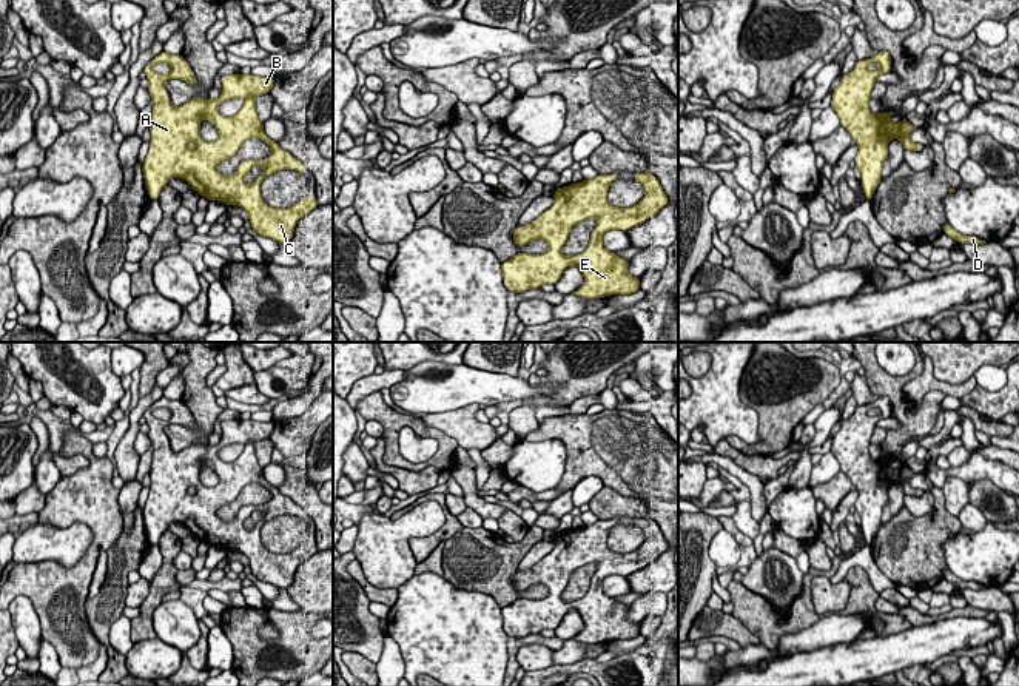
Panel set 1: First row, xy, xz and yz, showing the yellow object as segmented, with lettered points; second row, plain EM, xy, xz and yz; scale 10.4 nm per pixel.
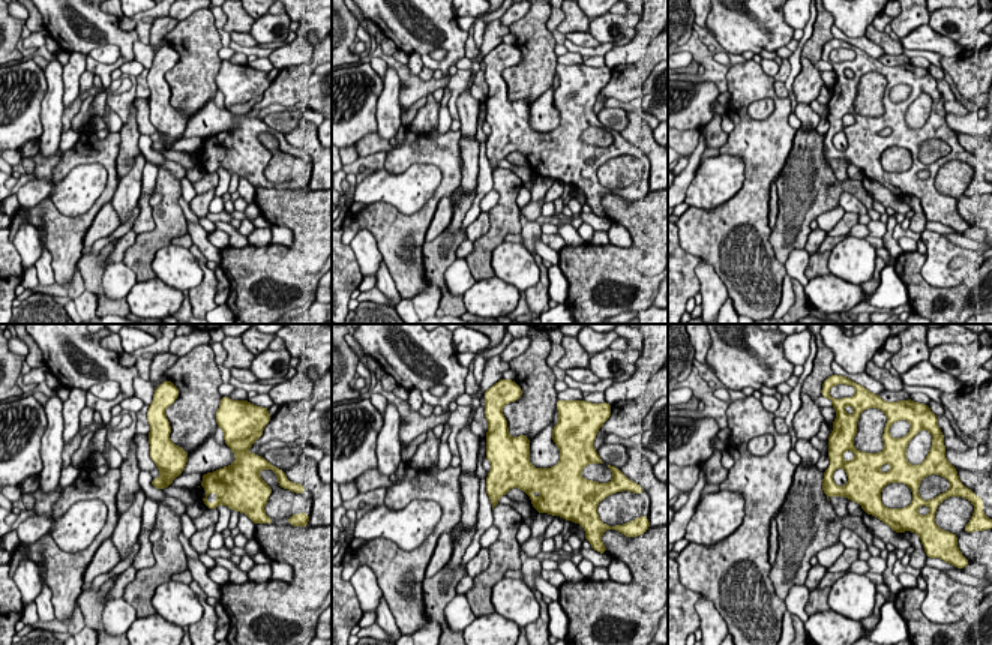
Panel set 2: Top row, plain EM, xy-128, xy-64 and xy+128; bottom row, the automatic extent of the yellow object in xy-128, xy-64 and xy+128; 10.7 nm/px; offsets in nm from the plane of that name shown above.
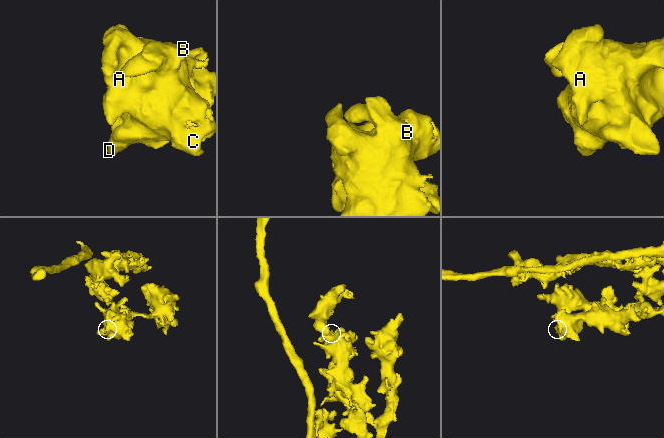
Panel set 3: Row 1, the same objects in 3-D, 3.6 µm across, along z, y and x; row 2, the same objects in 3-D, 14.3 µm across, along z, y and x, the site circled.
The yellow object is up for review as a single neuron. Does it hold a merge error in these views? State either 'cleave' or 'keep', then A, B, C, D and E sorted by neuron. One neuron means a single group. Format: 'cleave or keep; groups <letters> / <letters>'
keep; groups A B C D E

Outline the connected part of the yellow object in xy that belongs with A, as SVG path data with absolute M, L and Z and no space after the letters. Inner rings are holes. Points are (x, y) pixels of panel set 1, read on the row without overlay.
M162 396L143 413L143 418L153 447L151 486L142 512L150 543L159 546L168 526L180 523L210 546L244 553L256 580L277 589L288 589L298 566L314 555L318 546L311 540L290 553L271 553L261 541L261 529L267 521L281 515L307 518L301 506L264 478L264 469L259 466L256 444L271 436L274 422L220 421L222 436L217 444L196 441L185 450L174 452L163 429L179 424L197 430L190 409L180 399ZM156 409L168 409L171 418L168 421L156 418L153 415ZM230 444L242 444L244 452L233 462L225 462L217 452ZM202 464L207 464L219 476L214 487L205 487L200 483ZM248 484L264 486L271 493L271 499L265 504L240 506L231 521L224 521L217 510L236 501ZM256 510L262 512L264 518L251 530L247 530L244 523Z

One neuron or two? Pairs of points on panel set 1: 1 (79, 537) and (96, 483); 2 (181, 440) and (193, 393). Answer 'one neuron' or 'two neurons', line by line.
1: two neurons
2: one neuron

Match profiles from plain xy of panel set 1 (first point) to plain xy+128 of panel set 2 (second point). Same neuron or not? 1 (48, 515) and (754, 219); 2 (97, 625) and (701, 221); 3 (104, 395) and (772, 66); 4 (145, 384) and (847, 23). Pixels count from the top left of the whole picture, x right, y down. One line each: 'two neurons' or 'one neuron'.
1: one neuron
2: two neurons
3: two neurons
4: two neurons

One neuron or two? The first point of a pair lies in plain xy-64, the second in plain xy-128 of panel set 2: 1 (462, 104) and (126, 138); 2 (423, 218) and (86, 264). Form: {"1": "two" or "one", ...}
{"1": "one", "2": "two"}

